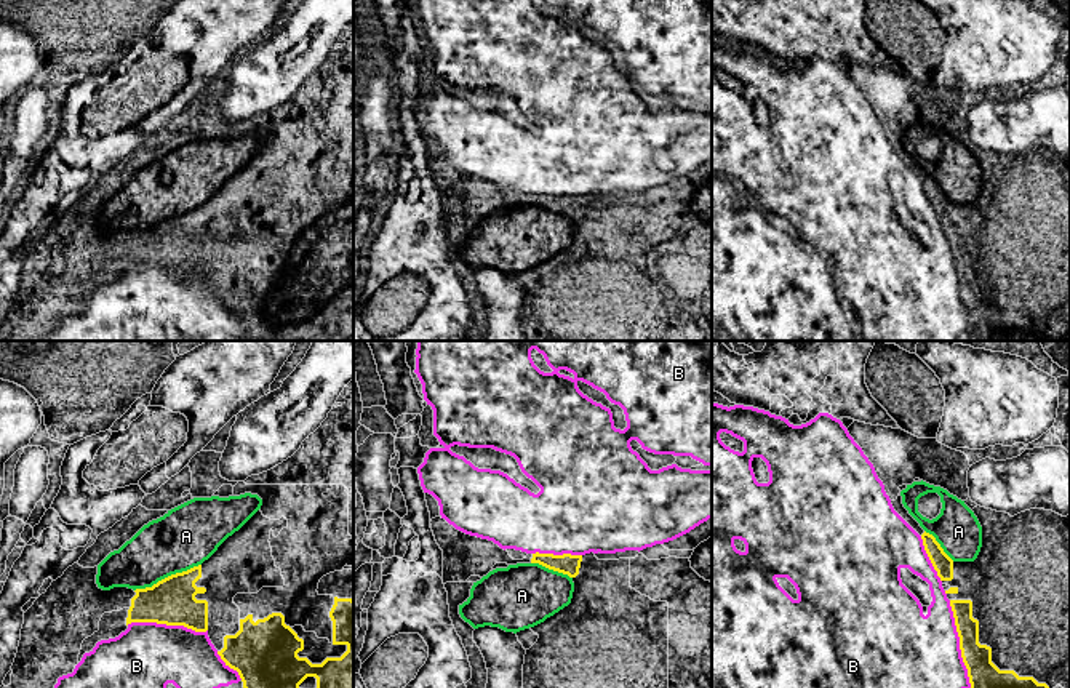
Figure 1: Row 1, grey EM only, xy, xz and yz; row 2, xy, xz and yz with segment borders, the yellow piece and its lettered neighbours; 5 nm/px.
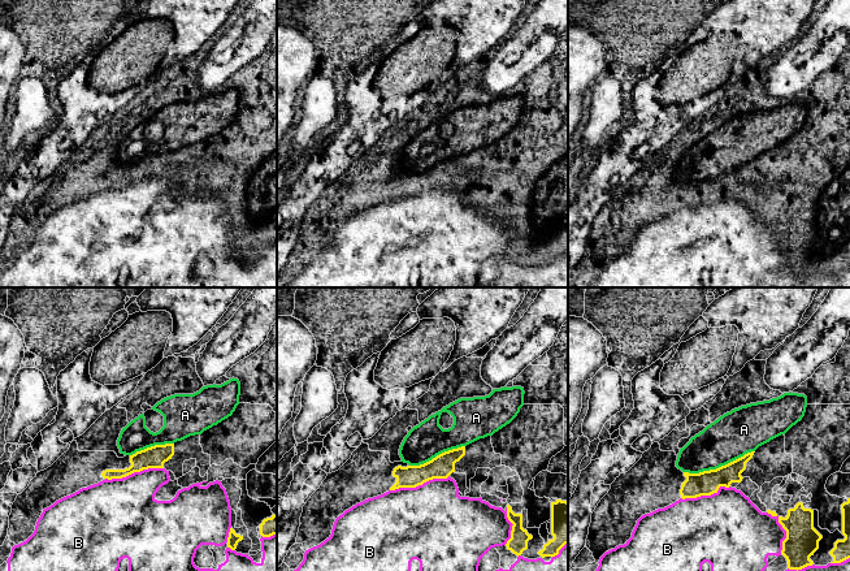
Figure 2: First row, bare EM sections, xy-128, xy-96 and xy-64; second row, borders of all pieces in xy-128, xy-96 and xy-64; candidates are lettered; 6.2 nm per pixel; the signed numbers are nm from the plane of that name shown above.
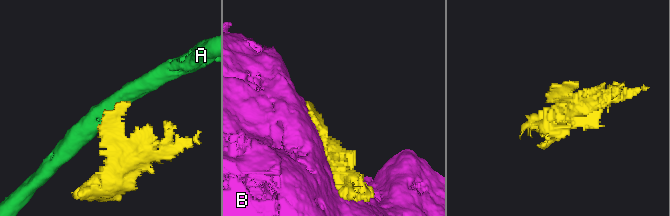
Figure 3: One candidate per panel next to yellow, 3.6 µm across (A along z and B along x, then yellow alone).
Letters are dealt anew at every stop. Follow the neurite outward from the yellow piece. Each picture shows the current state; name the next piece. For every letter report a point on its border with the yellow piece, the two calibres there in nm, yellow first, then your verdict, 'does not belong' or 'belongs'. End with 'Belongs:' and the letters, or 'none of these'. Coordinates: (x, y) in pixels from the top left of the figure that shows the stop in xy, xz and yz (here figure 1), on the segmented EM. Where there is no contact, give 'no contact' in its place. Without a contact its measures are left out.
A: meets yellow in xy at (168, 576); 240 nm thick on the yellow side, 300 nm on the other; does not belong
B: meets yellow in yz at (960, 644); 150 nm thick on the yellow side, 380 nm on the other; does not belong
Belongs: none of these

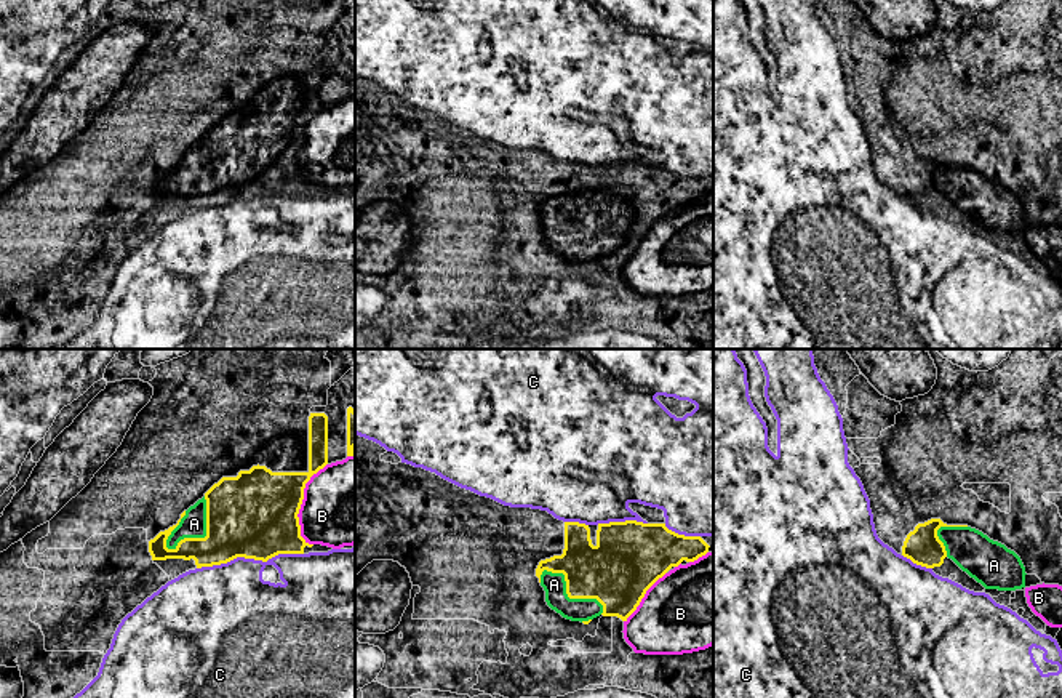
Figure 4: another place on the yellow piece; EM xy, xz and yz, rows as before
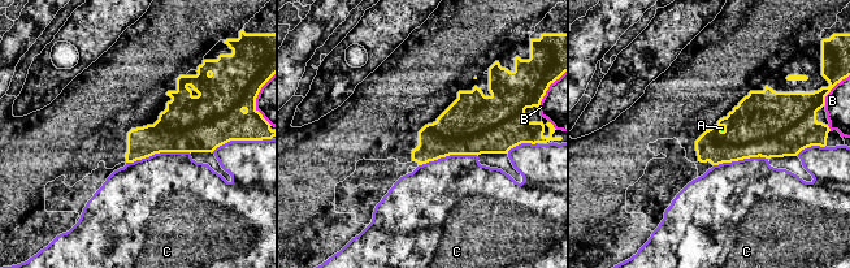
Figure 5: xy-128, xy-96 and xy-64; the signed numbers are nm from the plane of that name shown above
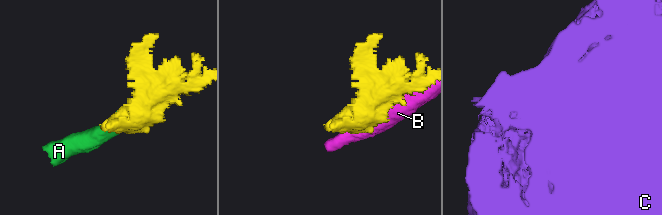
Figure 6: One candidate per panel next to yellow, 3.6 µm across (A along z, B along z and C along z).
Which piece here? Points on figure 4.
A: meets yellow in xy at (207, 535); 420 nm thick on the yellow side, 130 nm on the other; belongs
B: meets yellow in xy at (301, 503); 440 nm thick on the yellow side, 420 nm on the other; does not belong
C: meets yellow in xy at (250, 557); 440 nm thick on the yellow side, 400 nm on the other; does not belong
Belongs: A

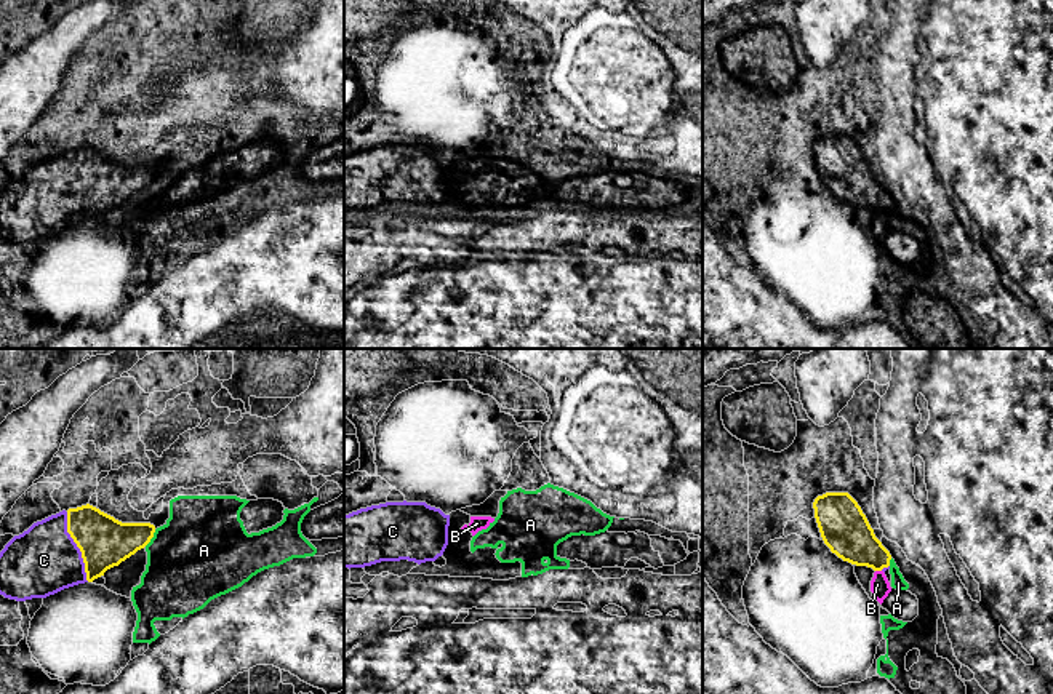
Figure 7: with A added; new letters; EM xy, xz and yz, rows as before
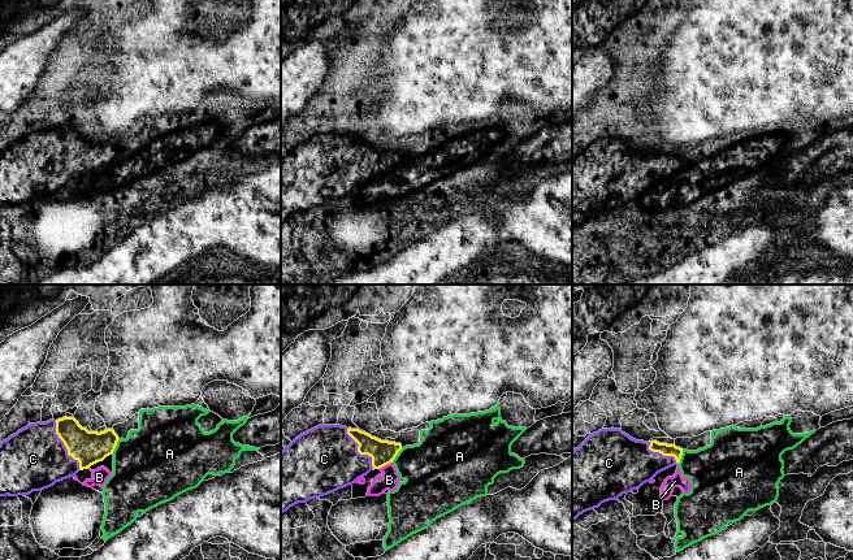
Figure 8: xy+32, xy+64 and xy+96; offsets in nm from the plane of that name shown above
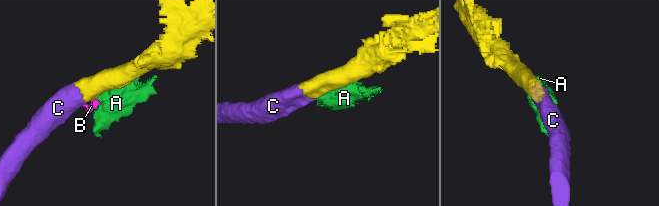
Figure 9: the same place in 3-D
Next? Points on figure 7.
A: meets yellow in xy at (152, 536); 260 nm thick on the yellow side, 460 nm on the other; does not belong
B: meets yellow in yz at (879, 570); 240 nm thick on the yellow side, 100 nm on the other; does not belong
C: meets yellow in xy at (77, 546); 260 nm thick on the yellow side, 360 nm on the other; belongs
Belongs: C

